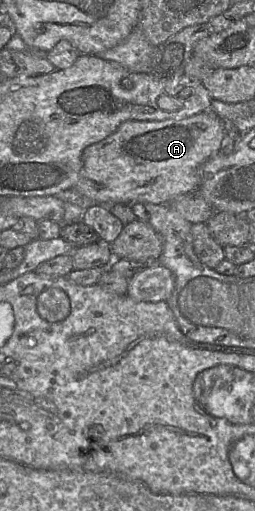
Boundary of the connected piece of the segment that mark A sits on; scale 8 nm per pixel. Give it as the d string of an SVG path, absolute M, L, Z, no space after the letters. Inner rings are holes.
M210 110L184 119L125 121L113 134L84 149L79 178L71 189L99 205L166 204L177 196L198 189L203 164L220 151L229 129L228 124Z

